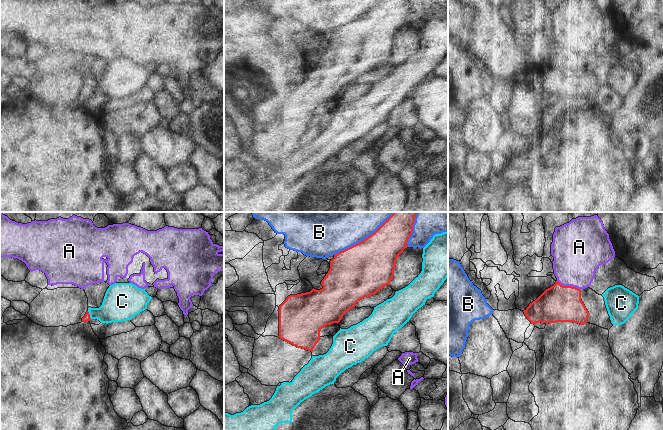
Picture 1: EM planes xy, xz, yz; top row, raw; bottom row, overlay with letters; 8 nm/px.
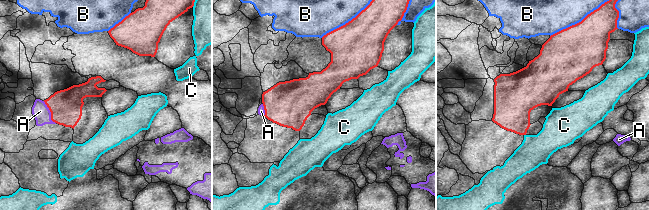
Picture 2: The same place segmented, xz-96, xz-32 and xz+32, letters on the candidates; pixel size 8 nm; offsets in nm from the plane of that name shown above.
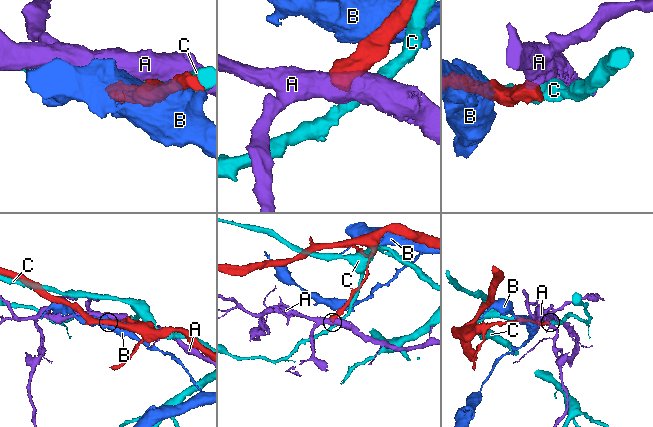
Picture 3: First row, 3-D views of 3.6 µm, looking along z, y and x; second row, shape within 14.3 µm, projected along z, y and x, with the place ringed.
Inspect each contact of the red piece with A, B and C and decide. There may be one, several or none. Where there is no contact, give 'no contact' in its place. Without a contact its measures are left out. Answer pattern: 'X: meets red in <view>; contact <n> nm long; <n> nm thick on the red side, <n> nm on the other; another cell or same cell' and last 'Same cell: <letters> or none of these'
A: meets red in yz; contact 200 nm long; 300 nm thick on the red side, 380 nm on the other; another cell
B: meets red in xz; contact 600 nm long; 420 nm thick on the red side, 500 nm on the other; another cell
C: meets red in xy; contact 70 nm long; 50 nm thick on the red side, 260 nm on the other; another cell
Same cell: none of these

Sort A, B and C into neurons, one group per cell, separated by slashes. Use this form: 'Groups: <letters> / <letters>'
Groups: A / B / C.

